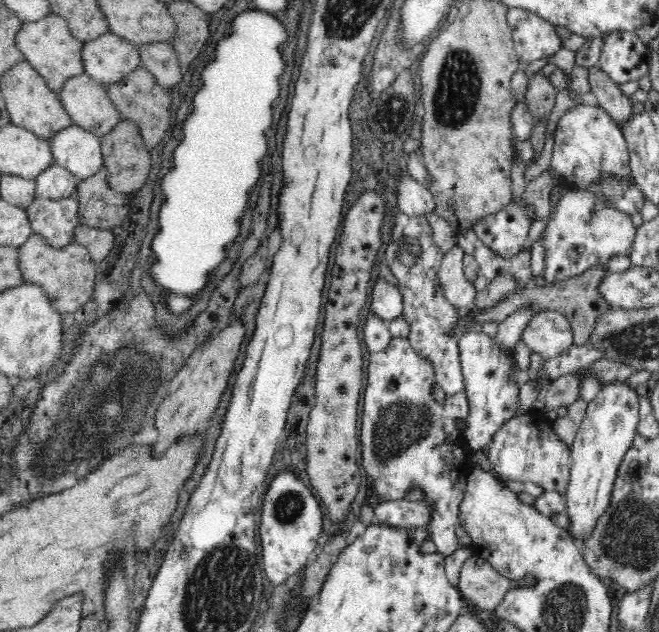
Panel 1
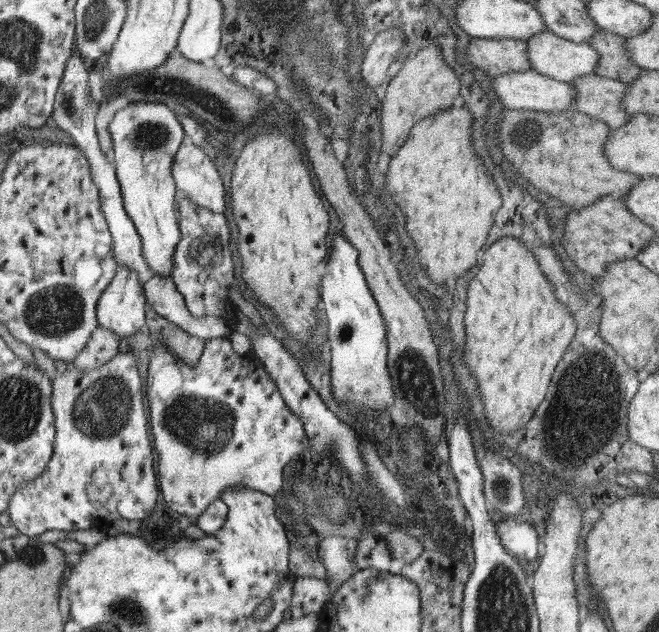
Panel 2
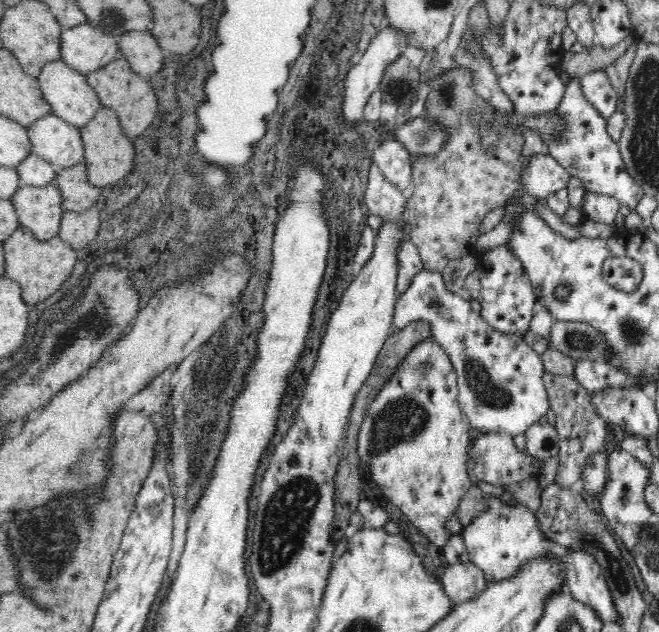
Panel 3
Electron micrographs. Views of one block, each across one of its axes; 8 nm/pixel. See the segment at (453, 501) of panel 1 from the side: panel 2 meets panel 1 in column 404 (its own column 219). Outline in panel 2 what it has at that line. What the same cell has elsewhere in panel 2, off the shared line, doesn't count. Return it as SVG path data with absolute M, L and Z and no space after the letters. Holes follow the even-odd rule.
M228 337L210 339L206 343L204 356L198 359L196 370L192 372L176 353L160 341L152 343L152 358L149 362L146 398L150 401L152 436L156 450L159 450L159 477L164 499L168 508L186 515L198 526L200 515L231 486L248 487L262 491L273 497L280 492L284 482L284 466L298 458L308 448L310 442L301 418L288 408L281 392L278 392L274 379L268 376L265 366L255 354L238 354Z

